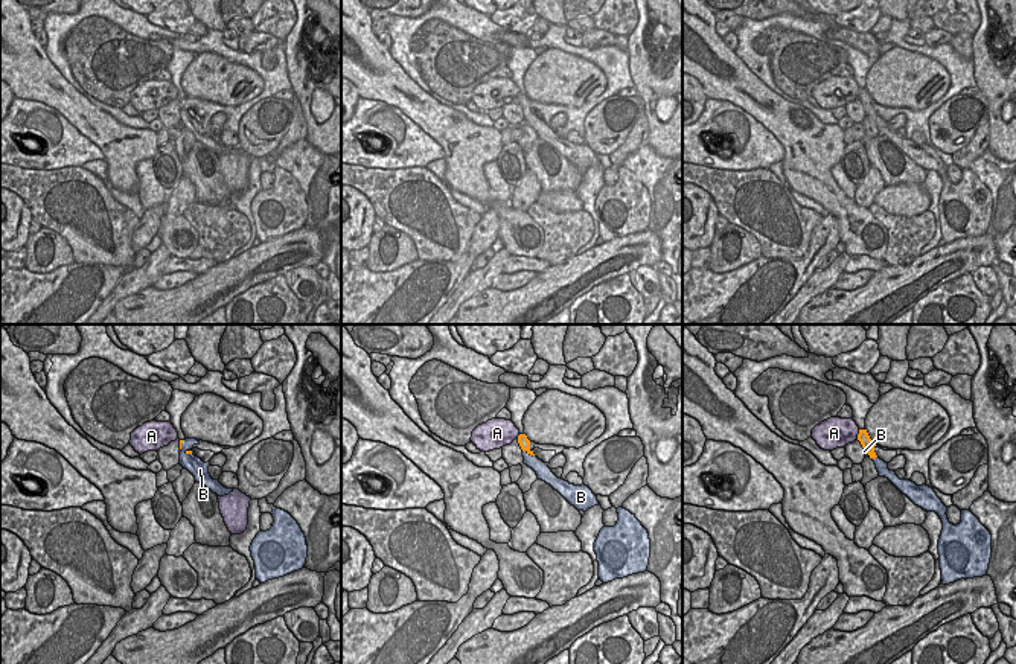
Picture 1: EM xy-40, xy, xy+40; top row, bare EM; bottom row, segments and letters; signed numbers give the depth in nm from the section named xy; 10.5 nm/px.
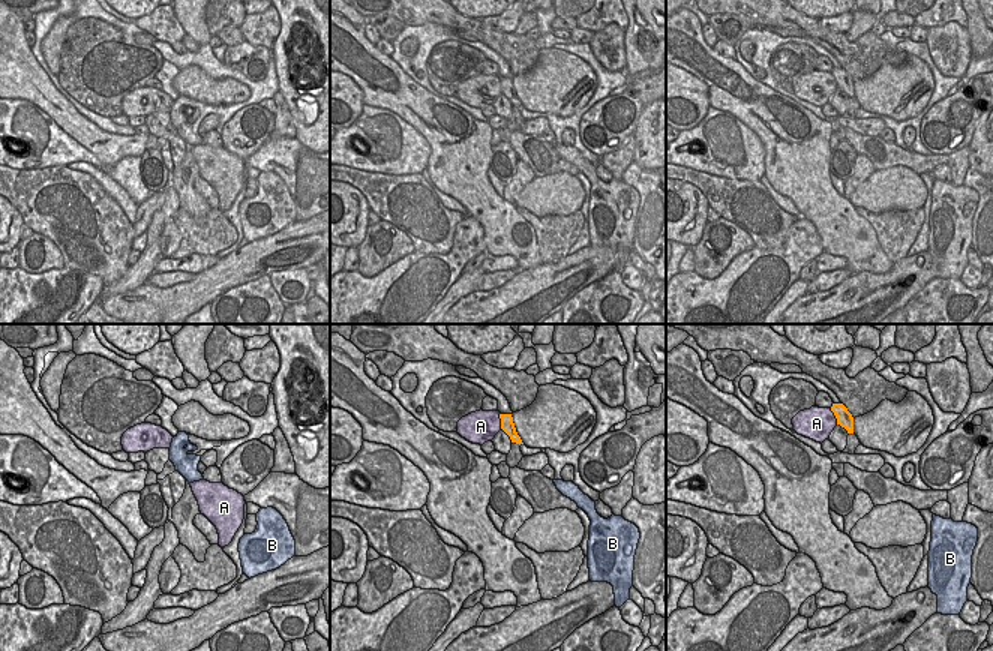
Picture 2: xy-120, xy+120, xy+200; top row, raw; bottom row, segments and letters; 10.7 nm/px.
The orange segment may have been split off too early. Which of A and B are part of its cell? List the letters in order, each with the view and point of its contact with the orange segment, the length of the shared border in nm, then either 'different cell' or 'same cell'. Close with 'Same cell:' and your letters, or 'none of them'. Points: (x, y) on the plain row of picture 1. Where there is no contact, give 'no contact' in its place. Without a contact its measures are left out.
A: xy+40 (858, 93) | 100 nm | different cell
B: xy (529, 108) | 180 nm | same cell
Same cell: B

